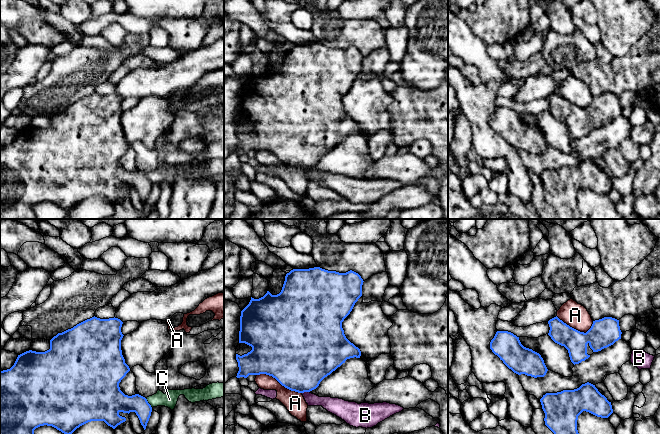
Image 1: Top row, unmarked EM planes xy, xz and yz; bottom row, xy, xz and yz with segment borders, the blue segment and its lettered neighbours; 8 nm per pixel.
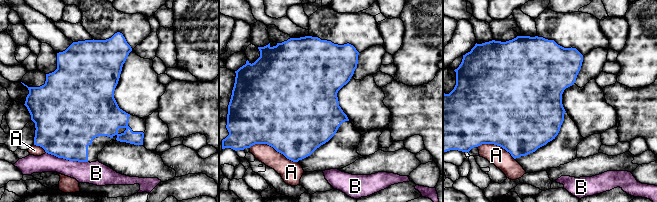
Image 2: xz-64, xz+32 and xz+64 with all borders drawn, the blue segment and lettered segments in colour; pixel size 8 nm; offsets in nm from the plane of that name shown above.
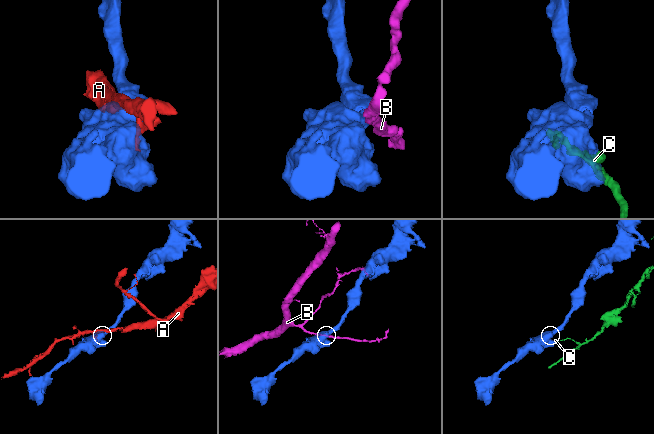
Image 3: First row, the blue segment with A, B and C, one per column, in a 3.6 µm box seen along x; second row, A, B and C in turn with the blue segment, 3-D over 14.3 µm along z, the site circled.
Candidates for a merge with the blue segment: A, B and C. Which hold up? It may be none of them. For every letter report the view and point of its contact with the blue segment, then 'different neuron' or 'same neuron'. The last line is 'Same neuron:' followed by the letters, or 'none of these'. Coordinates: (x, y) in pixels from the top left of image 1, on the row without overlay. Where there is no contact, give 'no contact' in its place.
A: meets blue in xz at (279, 158); different neuron
B: meets blue in xz at (305, 167); different neuron
C: meets blue in xy at (148, 179); different neuron
Same neuron: none of these

